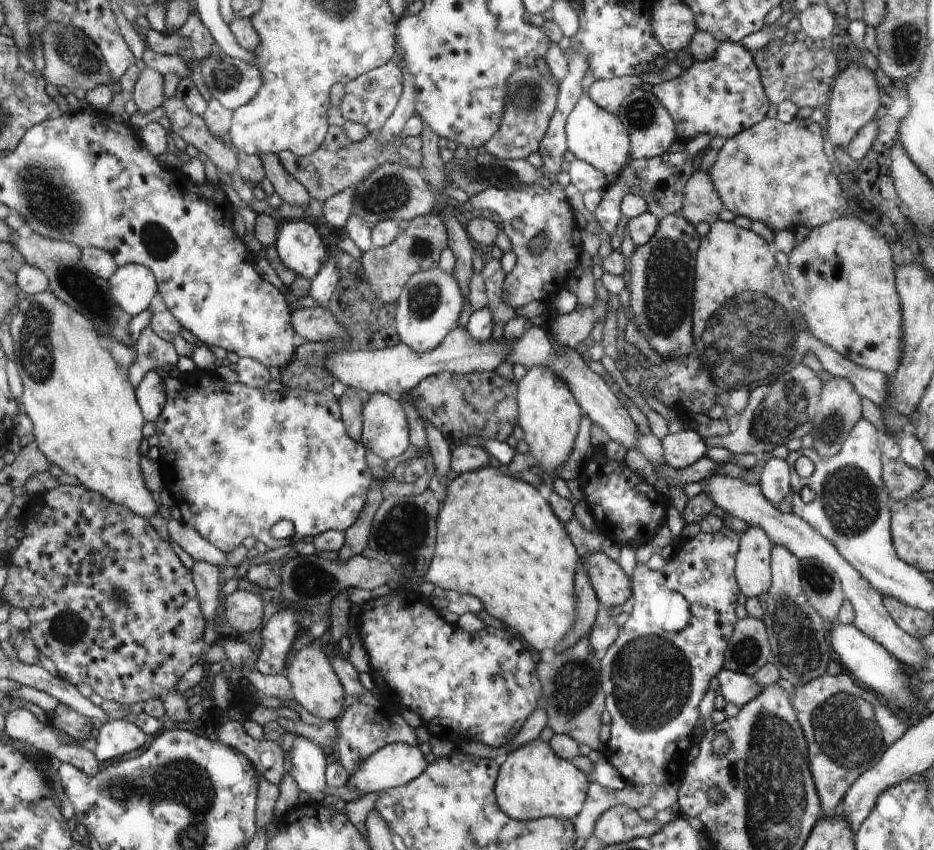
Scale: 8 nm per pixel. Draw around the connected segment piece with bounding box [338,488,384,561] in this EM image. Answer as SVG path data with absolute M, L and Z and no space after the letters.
M369 489L368 502L352 528L345 530L345 541L343 547L338 551L342 561L349 561L352 557L360 555L367 547L367 540L373 523L375 512L383 501L380 489Z

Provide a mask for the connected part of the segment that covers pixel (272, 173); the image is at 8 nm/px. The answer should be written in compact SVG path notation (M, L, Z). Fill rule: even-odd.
M260 153L265 176L274 186L276 196L280 196L284 204L292 204L304 208L310 204L311 197L306 188L301 186L280 164L276 153Z

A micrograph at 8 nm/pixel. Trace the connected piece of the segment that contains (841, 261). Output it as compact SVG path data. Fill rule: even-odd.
M843 215L814 228L788 255L789 289L800 305L805 329L842 358L888 376L902 360L902 302L895 284L895 263L884 236L860 218Z

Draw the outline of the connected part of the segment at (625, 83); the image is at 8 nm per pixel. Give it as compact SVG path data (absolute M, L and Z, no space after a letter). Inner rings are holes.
M621 76L607 80L596 80L585 95L610 114L618 115L622 100L634 90L641 88L643 81L638 76Z

